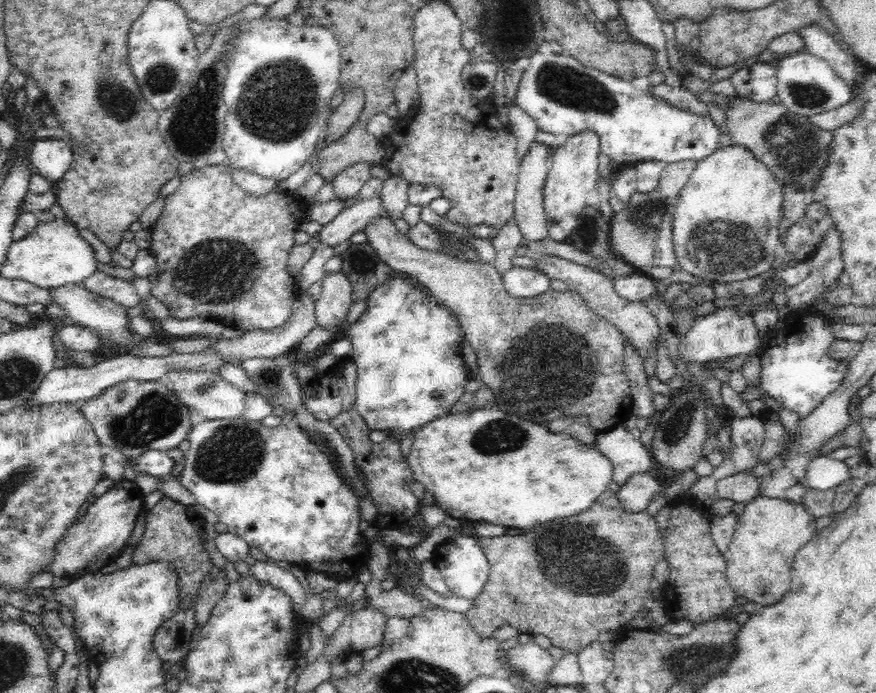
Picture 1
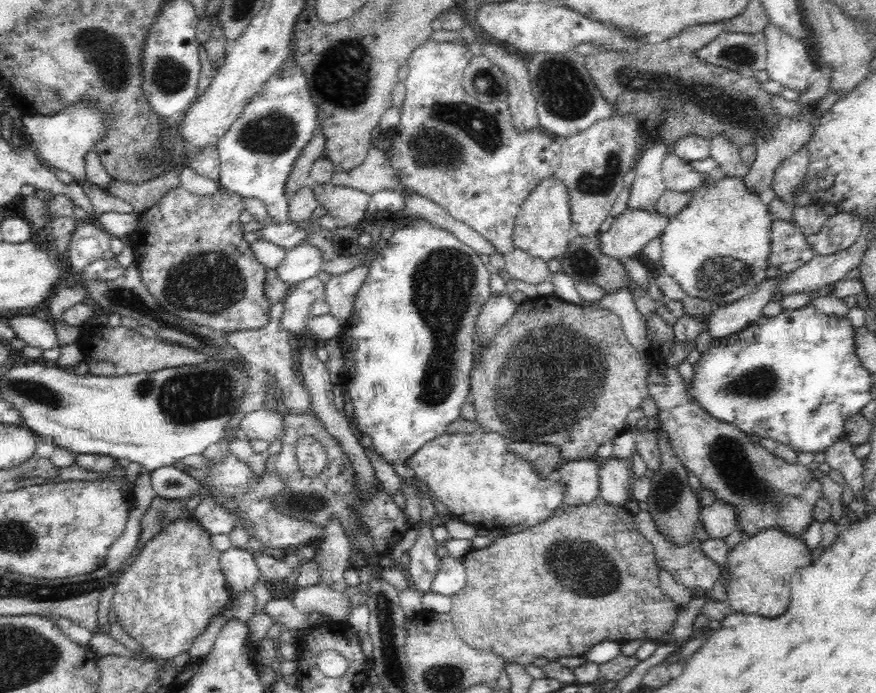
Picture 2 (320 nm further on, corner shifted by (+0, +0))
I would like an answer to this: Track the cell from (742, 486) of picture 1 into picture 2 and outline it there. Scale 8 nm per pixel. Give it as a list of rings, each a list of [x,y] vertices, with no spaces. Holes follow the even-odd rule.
[[[716,501],[712,506],[701,508],[701,522],[709,539],[726,539],[736,528],[736,509],[732,505]]]

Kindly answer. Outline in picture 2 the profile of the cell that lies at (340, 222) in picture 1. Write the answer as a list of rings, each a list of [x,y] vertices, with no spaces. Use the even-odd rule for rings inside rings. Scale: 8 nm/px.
[[[298,244],[285,252],[284,259],[275,268],[278,279],[292,287],[315,278],[321,272],[322,251],[311,244]]]

